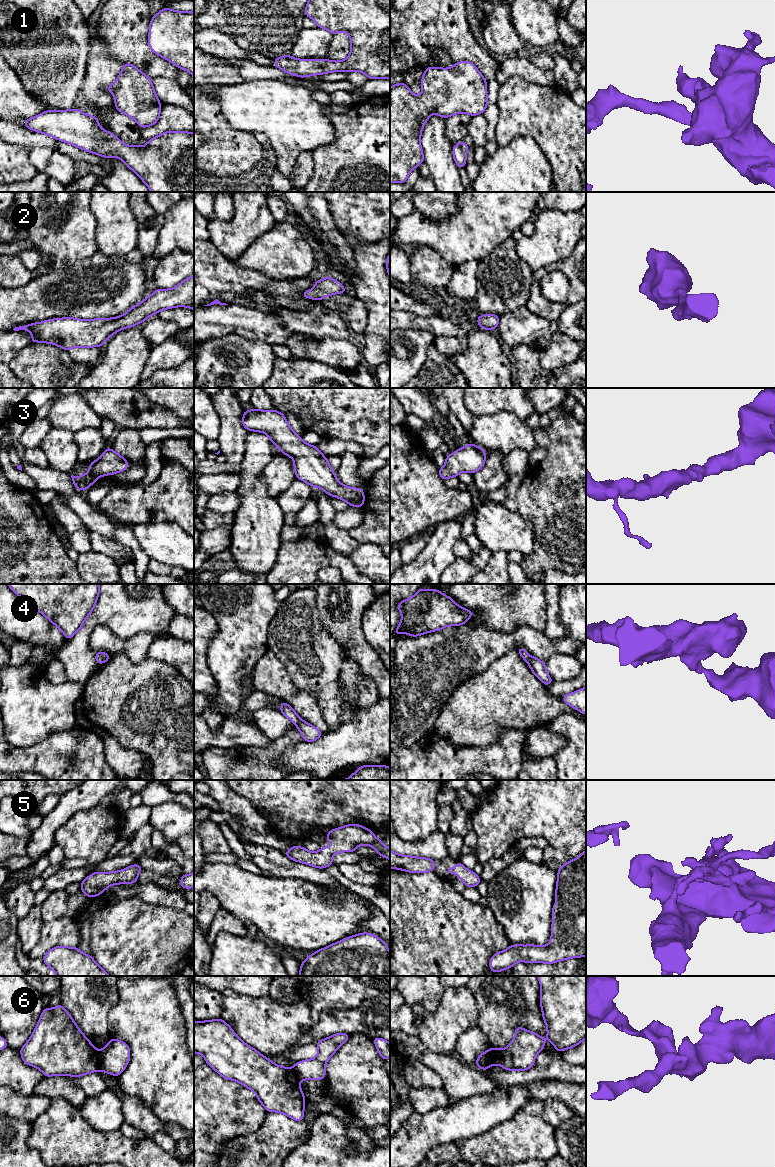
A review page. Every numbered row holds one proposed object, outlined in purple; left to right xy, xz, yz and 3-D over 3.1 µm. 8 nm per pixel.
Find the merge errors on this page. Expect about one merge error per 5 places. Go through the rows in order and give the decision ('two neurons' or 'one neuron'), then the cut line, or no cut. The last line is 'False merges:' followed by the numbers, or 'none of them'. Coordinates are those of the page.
1: one neuron; no cut
2: one neuron; no cut
3: one neuron; no cut
4: one neuron; no cut
5: one neuron; no cut
6: two neurons; cut in xy along (101, 1051), (99, 1069)
False merges: 6

